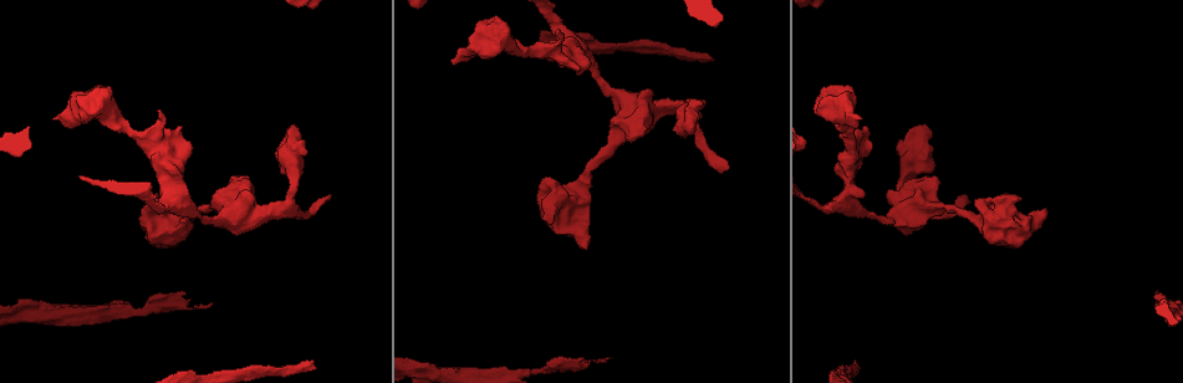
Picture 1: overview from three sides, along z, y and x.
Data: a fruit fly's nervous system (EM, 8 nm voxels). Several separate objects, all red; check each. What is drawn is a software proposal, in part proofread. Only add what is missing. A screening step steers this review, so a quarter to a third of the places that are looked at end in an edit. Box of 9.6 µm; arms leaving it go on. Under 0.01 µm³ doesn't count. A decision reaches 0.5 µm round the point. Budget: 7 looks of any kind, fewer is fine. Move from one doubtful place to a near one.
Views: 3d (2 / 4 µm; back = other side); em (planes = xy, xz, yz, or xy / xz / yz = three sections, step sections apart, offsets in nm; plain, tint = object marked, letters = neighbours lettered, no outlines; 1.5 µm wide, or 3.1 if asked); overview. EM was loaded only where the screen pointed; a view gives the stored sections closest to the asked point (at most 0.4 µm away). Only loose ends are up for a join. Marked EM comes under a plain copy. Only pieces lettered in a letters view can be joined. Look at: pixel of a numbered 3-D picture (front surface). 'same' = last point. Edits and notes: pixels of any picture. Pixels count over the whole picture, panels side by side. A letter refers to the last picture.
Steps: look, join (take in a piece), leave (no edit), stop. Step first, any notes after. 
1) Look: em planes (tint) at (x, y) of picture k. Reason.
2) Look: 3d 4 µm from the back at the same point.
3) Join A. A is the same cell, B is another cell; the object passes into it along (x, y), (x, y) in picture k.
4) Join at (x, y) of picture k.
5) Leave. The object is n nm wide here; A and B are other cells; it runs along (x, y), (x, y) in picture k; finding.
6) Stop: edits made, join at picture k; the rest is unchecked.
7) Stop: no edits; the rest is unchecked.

Look: em planes (letters) at (858, 118) of picture 1. Branch stops here.

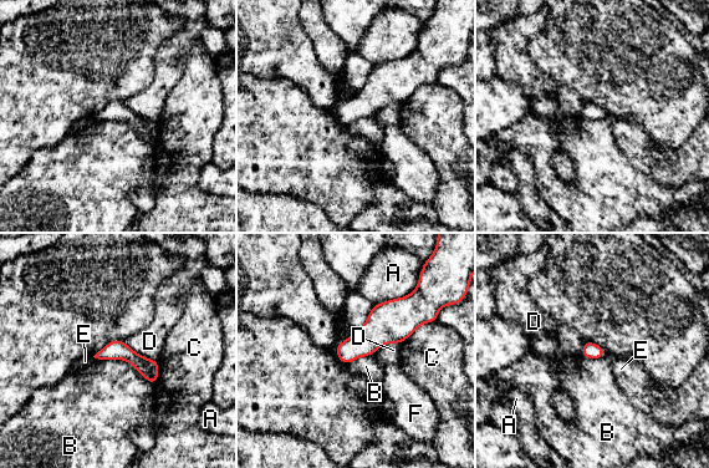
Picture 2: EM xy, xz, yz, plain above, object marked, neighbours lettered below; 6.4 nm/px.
Leave. A, B, C, D, E and F are other cells; a border runs along (96, 357), (126, 360), (153, 386) in picture 2; none of them fits.

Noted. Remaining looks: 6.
Look: 3d 4 µm at (161, 109) of picture 1. Branch stops here.

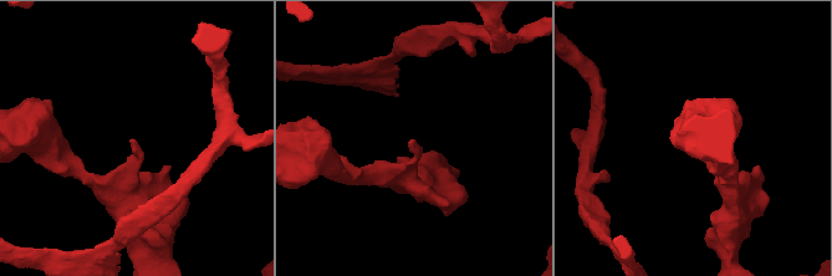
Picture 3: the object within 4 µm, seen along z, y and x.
Look: em xz step 8 (tint) at (131, 139) of picture 3.

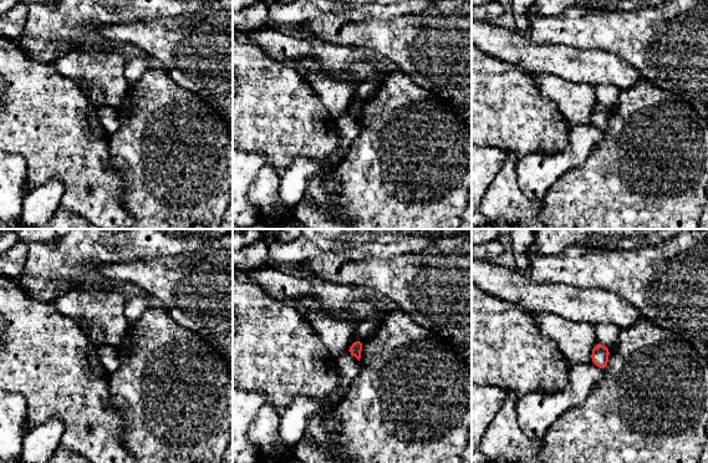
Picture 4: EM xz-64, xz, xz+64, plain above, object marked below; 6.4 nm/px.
Look: em planes (letters) at the same point. Another direction.

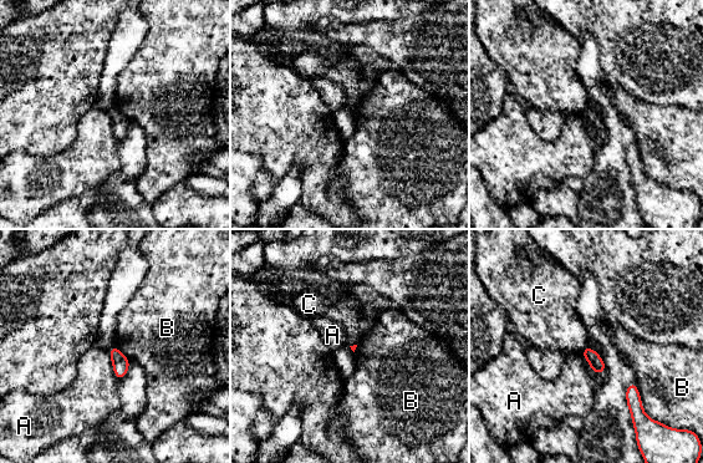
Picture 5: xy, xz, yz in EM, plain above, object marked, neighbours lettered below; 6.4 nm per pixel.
Leave. A, B and C are other cells; a border runs along (586, 345), (580, 352) in picture 5; no lettered piece goes on from it.

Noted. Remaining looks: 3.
Look: 3d 2 µm at (931, 130) of picture 1. Thick end.

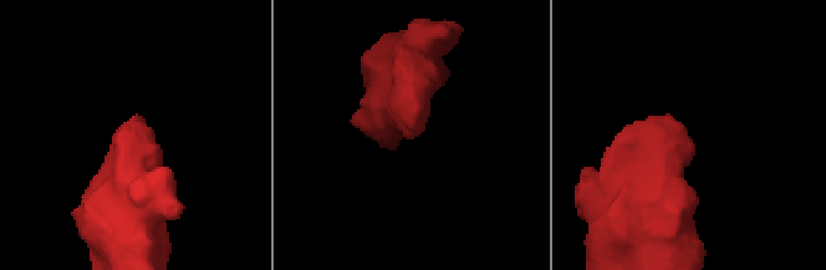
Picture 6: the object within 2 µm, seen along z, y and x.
Look: em xy step 4 (letters) at (691, 140) of picture 6.

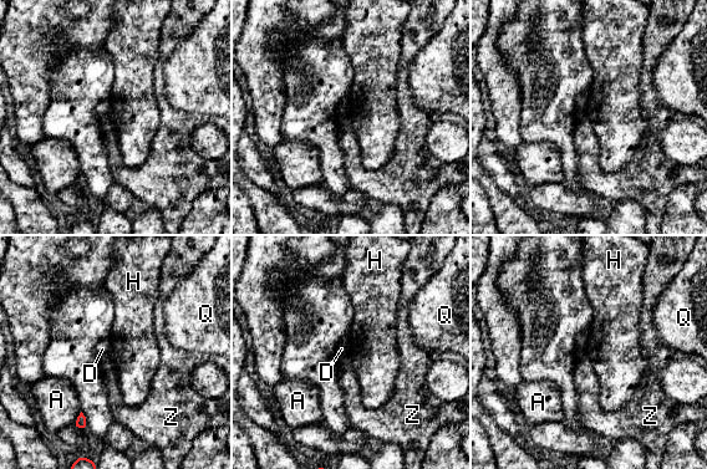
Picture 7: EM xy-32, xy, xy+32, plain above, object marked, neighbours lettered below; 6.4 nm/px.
Look: em planes (letters) at the same point.

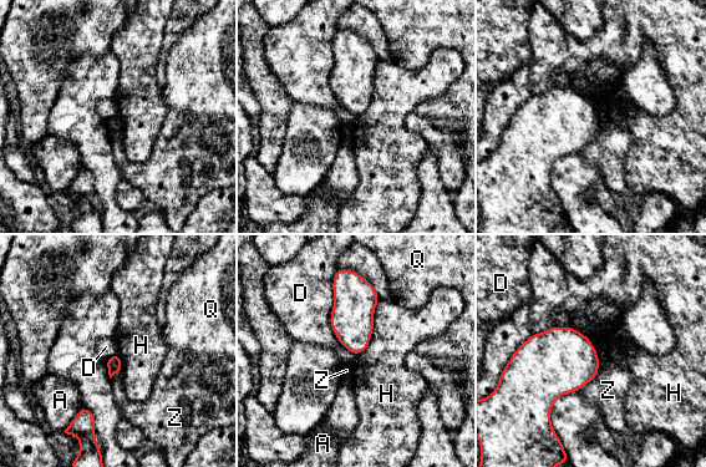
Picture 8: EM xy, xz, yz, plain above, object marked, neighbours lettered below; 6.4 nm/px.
Leave. The longest contact is with D, 550 nm; A, D, H, Q and Z are other cells; a border runs along (380, 299), (369, 345), (356, 355) in picture 8; none of them fits.

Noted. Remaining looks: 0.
Stop: no edits; the rest is unchecked.

